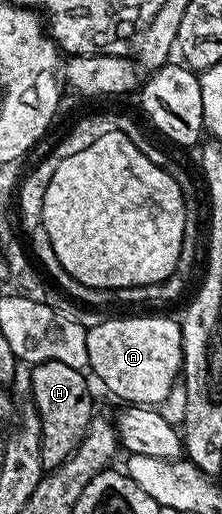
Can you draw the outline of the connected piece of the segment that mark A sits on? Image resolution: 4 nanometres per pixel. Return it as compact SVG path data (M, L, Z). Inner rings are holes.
M113 317L87 329L87 359L89 369L105 384L109 393L114 393L121 403L131 405L164 406L173 384L178 384L183 373L181 356L181 326L169 317Z

